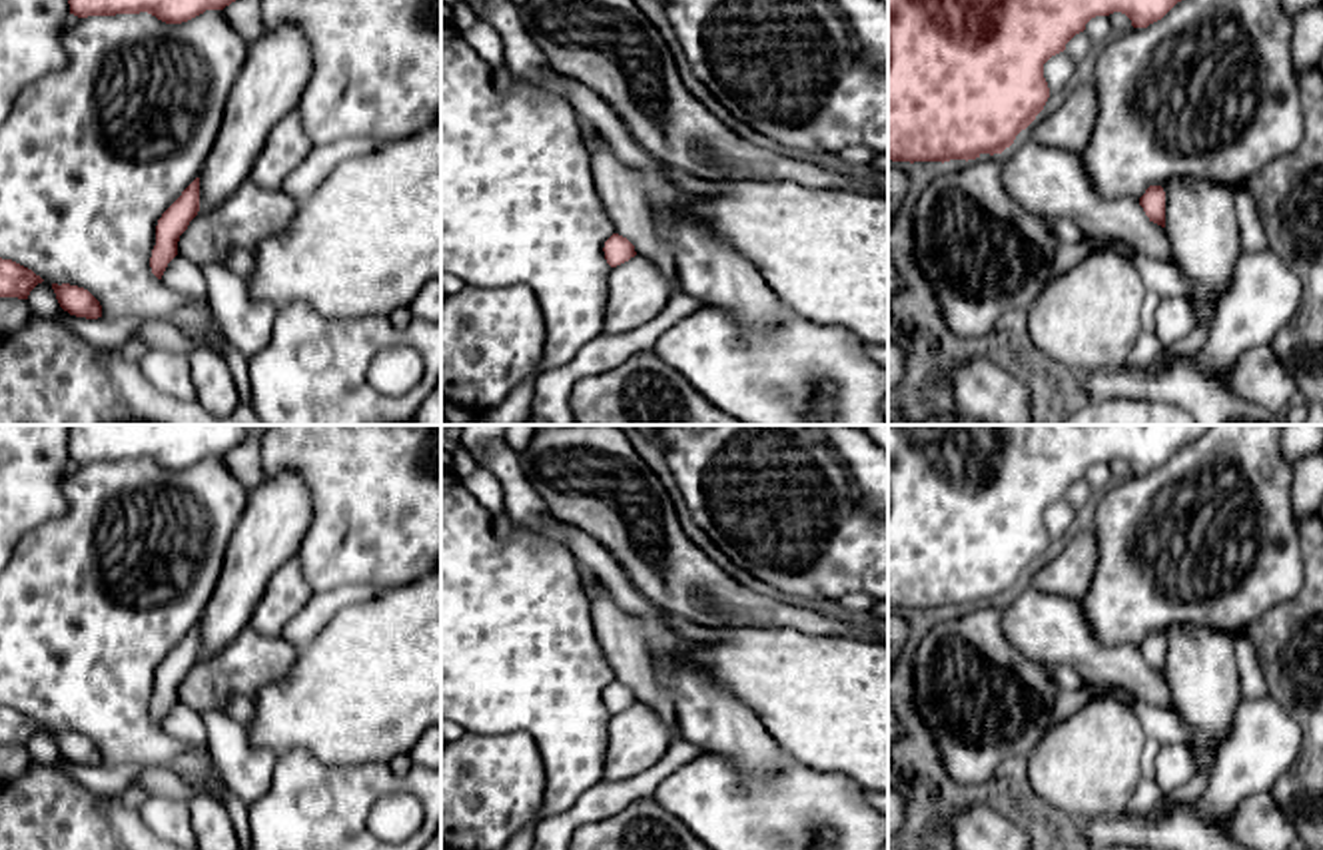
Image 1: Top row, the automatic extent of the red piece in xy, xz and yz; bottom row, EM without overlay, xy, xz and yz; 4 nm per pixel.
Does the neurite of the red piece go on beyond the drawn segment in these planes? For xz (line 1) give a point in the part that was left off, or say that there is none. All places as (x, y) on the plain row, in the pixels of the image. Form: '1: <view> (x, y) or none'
1: none

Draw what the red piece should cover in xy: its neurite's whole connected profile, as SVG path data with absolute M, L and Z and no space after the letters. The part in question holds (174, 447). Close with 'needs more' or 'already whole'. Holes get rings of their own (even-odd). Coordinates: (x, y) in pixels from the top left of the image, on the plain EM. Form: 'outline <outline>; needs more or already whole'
outline M70 425L70 461L116 463L148 459L166 471L223 457L247 431L243 425Z; already whole

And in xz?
outline M613 680L605 688L603 698L605 698L605 706L611 714L617 714L637 702L635 692L619 680Z; already whole

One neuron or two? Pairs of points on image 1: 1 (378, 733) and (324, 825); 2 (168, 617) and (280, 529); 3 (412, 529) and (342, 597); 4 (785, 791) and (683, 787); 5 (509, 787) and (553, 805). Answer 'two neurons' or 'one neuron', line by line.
1: two neurons
2: two neurons
3: two neurons
4: one neuron
5: two neurons

